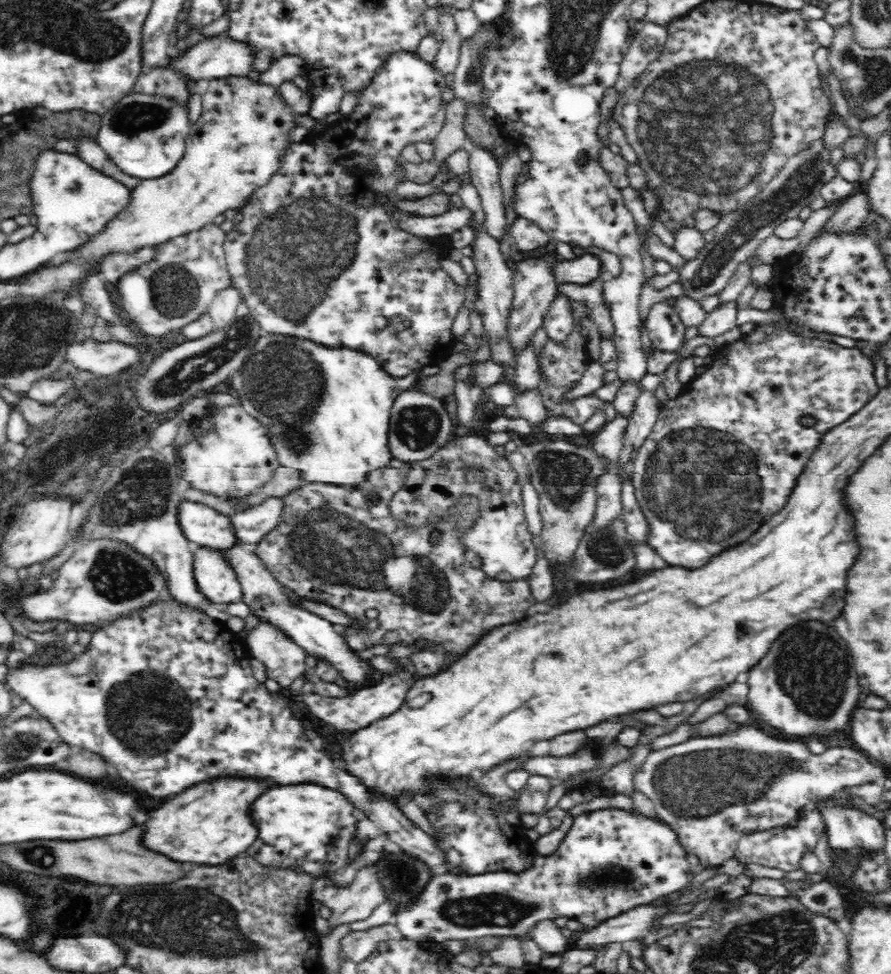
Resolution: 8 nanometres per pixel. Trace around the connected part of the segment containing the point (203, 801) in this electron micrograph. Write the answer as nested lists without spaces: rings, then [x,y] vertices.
[[[232,777],[232,780],[200,784],[200,788],[188,788],[188,792],[180,792],[180,796],[152,814],[146,822],[148,834],[144,836],[144,844],[178,862],[224,864],[254,844],[256,824],[248,820],[248,804],[252,804],[268,784],[268,779]]]

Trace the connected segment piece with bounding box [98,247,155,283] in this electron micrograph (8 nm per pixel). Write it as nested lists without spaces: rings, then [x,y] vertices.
[[[146,247],[134,252],[134,254],[123,254],[123,252],[122,254],[108,254],[104,258],[104,262],[100,264],[98,272],[104,274],[109,282],[115,283],[125,273],[136,269],[142,263],[151,261],[154,258],[154,253],[155,248]]]

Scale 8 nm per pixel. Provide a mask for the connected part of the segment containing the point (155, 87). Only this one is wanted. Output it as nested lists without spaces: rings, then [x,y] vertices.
[[[156,67],[149,74],[140,74],[129,90],[129,93],[132,92],[146,96],[171,97],[183,105],[183,108],[188,108],[192,96],[185,79],[181,79],[172,70],[161,67]]]

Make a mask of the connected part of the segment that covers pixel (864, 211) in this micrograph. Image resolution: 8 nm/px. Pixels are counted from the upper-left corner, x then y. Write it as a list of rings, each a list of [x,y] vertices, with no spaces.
[[[859,190],[854,195],[846,198],[841,203],[836,204],[834,212],[830,218],[825,222],[826,228],[832,229],[832,231],[852,231],[854,228],[860,228],[860,224],[872,215],[870,203],[865,192]]]

